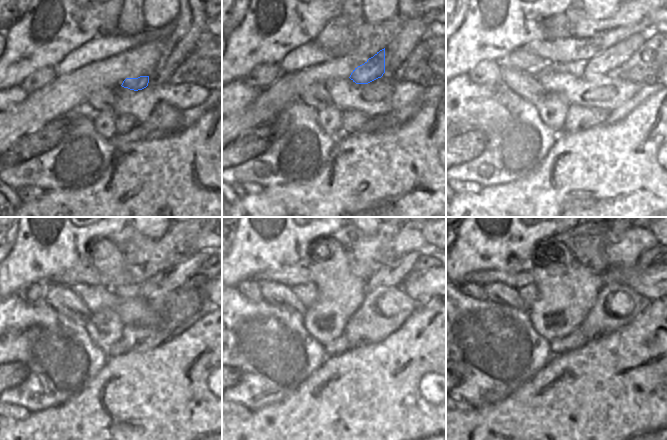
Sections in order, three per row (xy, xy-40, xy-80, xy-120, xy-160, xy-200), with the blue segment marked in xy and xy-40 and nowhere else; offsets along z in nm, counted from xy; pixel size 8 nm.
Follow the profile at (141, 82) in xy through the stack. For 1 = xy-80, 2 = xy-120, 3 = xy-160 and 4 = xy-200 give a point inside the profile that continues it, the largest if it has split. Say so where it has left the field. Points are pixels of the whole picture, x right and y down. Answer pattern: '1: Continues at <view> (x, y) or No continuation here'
1: Continues at xy-80 (610, 60)
2: Continues at xy-120 (173, 277)
3: Continues at xy-160 (394, 274)
4: Continues at xy-200 (649, 256)

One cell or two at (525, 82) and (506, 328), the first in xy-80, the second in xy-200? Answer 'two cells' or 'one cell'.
two cells

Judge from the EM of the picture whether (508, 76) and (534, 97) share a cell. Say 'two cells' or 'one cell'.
one cell

